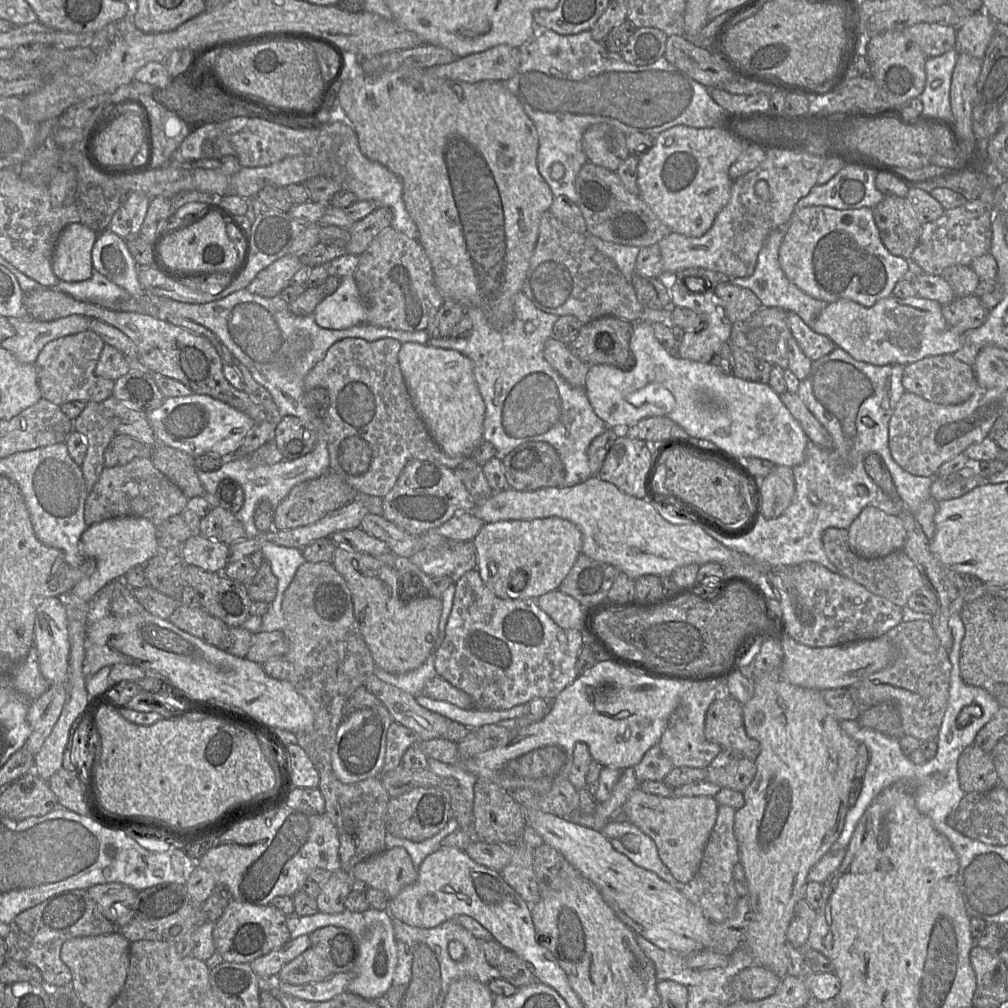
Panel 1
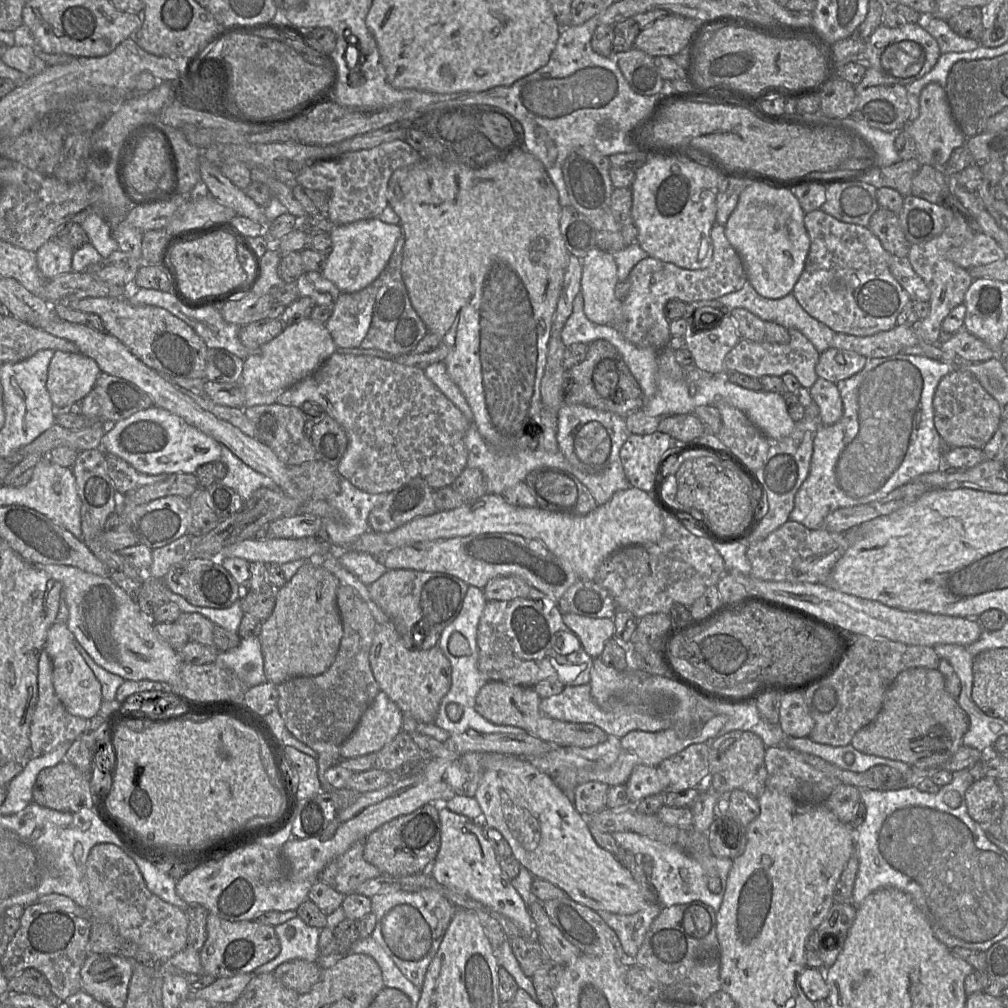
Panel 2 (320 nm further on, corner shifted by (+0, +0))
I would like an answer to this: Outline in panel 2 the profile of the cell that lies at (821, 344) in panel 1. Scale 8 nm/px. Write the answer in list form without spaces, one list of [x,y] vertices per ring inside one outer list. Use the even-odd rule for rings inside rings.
[[[830,347],[820,354],[815,371],[818,377],[837,384],[861,371],[866,361],[858,353]]]

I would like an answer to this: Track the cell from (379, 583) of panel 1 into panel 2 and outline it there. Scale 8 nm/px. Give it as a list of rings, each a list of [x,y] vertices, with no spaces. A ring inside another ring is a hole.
[[[390,621],[376,625],[369,654],[370,666],[380,690],[397,704],[403,714],[409,714],[420,723],[434,723],[440,703],[451,687],[451,665],[439,646],[429,650],[415,650],[406,646],[394,624]]]

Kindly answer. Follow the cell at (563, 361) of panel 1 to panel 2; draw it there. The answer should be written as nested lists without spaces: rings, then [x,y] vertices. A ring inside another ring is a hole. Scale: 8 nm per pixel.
[[[564,403],[557,413],[560,451],[573,466],[589,474],[600,473],[615,459],[620,459],[621,447],[630,435],[625,418],[612,412]]]

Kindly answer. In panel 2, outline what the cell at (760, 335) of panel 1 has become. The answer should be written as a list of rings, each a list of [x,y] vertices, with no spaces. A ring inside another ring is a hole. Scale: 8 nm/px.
[[[788,329],[788,333],[790,341],[786,344],[740,339],[724,358],[725,371],[737,371],[758,379],[767,375],[781,377],[789,373],[798,379],[802,387],[809,389],[818,379],[815,366],[820,353],[800,331]]]

